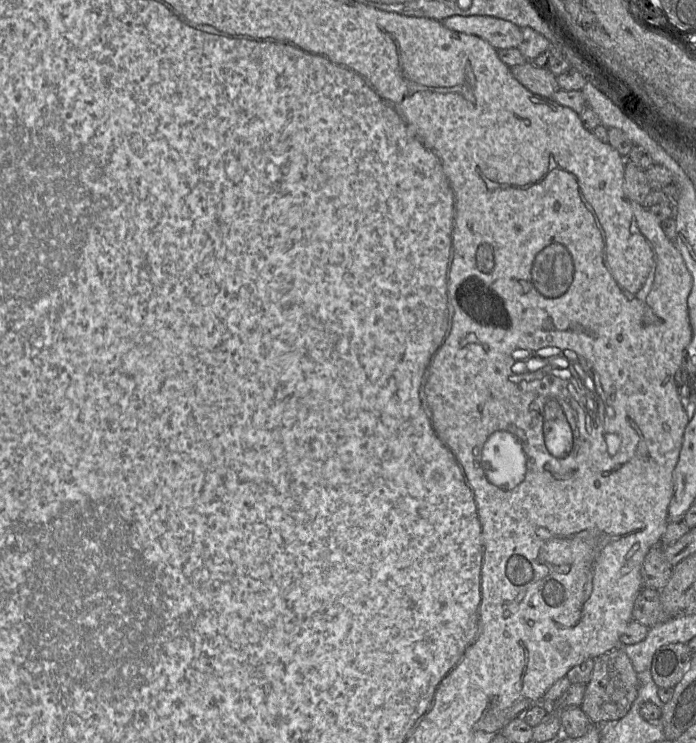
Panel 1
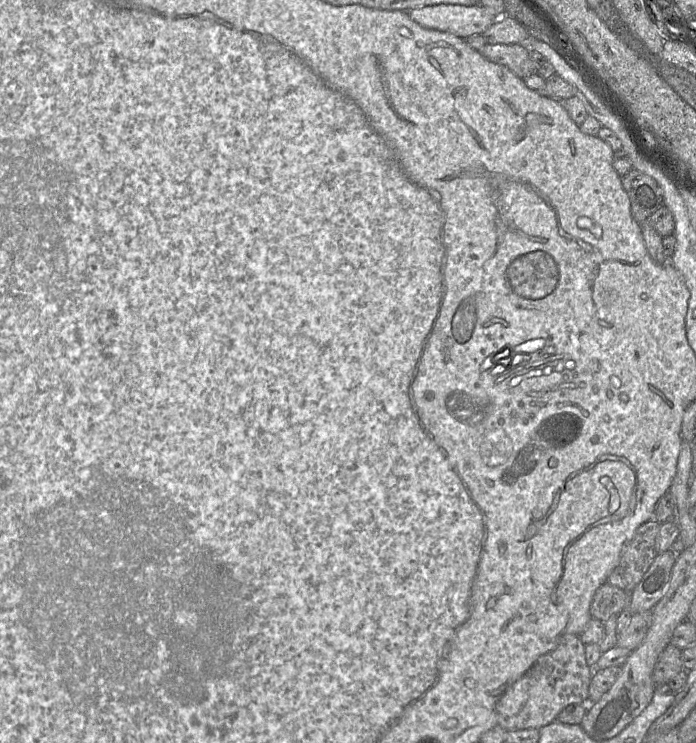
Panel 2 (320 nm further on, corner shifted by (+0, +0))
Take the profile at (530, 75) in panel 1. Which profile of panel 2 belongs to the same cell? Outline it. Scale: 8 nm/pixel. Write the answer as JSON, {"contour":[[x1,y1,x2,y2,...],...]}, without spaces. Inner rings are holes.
{"contour":[[486,44,476,51,489,61,504,65,520,78,538,75,538,64,529,58,529,50,521,44]]}

